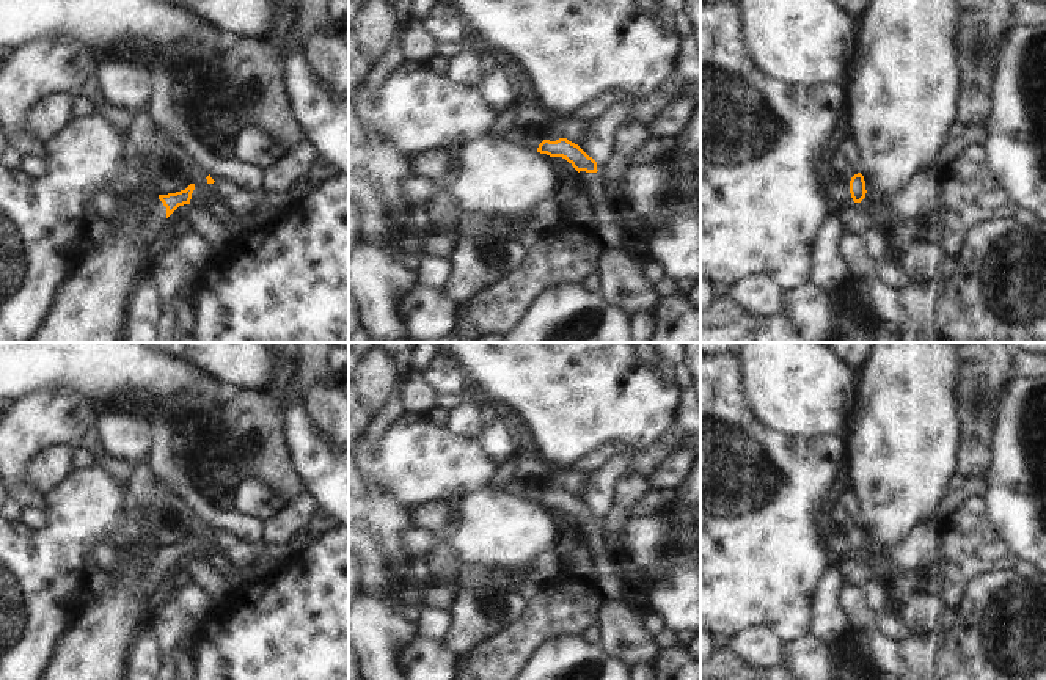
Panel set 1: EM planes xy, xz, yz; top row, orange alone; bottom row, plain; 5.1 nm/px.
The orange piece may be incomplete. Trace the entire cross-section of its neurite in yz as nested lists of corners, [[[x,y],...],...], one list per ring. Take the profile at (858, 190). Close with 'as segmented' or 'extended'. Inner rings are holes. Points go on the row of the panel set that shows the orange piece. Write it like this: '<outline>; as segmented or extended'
[[[861,173],[854,174],[850,181],[850,193],[854,203],[861,203],[865,198],[865,181]]]; as segmented

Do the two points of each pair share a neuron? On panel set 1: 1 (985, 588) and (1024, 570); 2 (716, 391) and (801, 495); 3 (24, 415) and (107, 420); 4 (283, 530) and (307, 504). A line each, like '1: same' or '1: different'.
1: different
2: same
3: different
4: same

